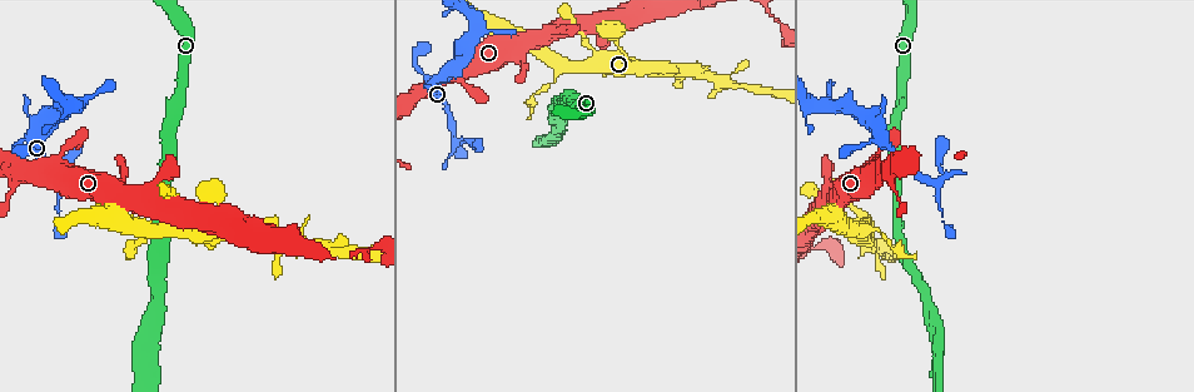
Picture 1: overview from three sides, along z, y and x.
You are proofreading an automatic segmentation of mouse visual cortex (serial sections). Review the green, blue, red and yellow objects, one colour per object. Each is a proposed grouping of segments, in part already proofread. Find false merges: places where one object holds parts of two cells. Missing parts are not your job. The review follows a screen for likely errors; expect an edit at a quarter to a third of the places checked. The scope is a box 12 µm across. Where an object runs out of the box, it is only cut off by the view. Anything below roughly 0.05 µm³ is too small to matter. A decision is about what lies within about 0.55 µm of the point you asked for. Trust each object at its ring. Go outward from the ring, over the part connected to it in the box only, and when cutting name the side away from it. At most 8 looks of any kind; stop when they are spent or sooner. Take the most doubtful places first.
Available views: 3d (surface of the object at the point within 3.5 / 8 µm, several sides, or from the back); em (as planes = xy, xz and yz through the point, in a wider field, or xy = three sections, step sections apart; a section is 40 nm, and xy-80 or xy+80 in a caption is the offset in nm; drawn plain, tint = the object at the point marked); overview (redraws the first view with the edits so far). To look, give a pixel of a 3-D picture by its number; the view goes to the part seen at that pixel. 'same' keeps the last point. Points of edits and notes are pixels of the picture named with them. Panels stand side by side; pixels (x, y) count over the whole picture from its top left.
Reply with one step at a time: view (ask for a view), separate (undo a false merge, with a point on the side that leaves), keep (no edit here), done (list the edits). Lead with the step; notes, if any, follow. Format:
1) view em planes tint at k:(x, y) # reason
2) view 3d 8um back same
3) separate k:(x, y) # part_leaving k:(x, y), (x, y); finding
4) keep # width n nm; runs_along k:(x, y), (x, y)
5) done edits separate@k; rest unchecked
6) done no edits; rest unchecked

view 3d 3.5um at 1:(935, 185) # calibre changes

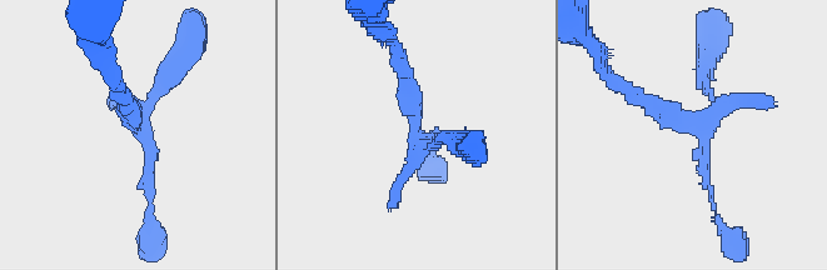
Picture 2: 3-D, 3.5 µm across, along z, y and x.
view em xy step 1 tint at 2:(418, 134)

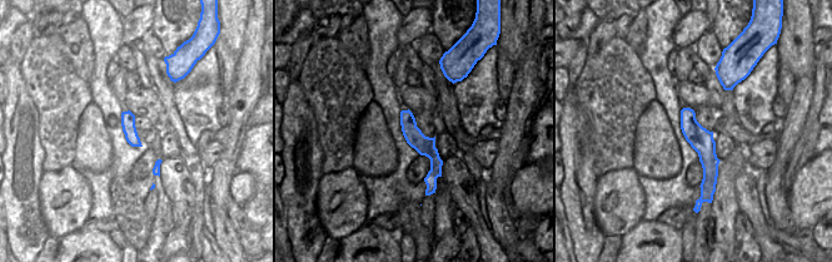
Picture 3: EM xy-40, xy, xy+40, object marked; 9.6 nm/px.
keep # runs_along 3:(686, 110), (706, 147), (707, 184); continuous, no second cell

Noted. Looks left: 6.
view 3d 3.5um at 1:(143, 362) # three-way junction

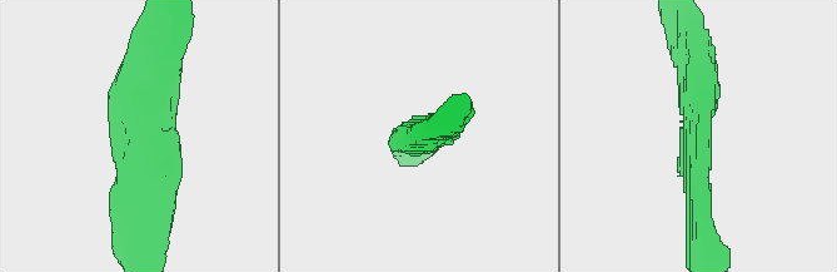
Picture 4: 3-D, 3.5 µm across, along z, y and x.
view em xy step 3 tint at 4:(695, 138) # need the tissue

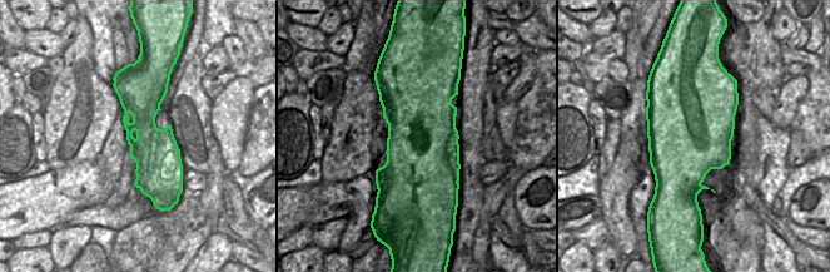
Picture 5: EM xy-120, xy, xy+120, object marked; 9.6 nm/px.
view em xy step 1 tint same

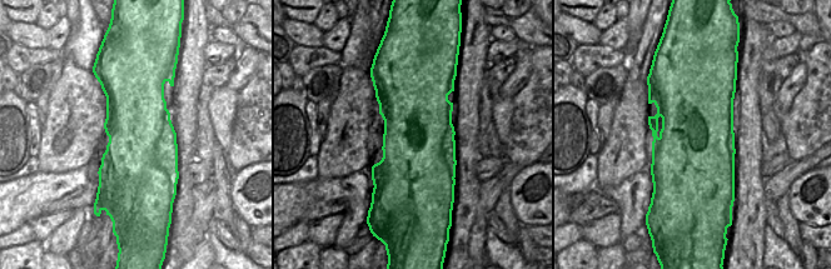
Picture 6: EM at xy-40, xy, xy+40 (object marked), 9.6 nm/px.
keep # runs_along 4:(149, 53), (123, 218); one cell here

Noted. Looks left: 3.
view 3d 8um at 1:(560, 65) # small branch off a trunk

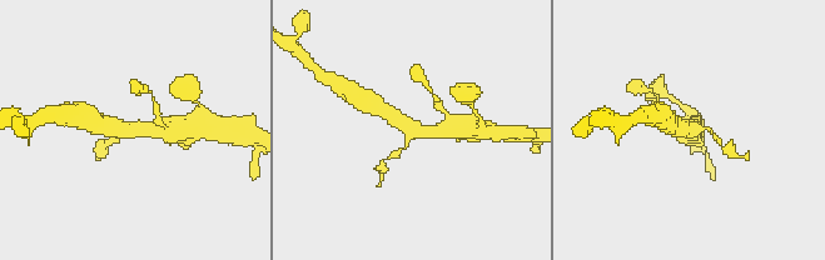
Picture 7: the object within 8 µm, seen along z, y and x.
view 3d 3.5um at 7:(132, 130) # closer look

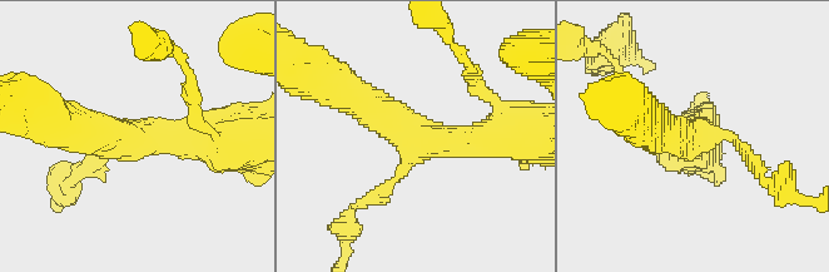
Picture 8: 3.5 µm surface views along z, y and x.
view em planes tint at 8:(696, 135) # now the EM

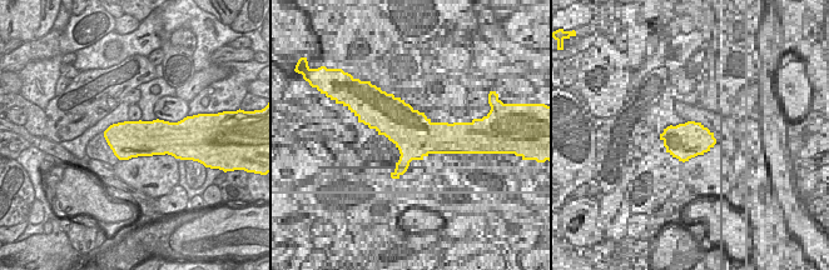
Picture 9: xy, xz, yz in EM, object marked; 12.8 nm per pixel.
keep # arms 3; arm_widths 150, 450, 450 nm; runs_along 8:(497, 137), (413, 139), (343, 92); one cell here

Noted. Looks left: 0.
done no edits; rest unchecked

